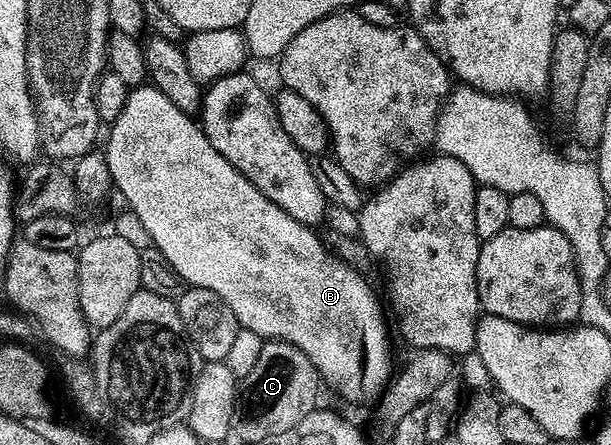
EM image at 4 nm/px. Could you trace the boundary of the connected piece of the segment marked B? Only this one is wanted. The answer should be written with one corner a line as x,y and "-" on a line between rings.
142,85
134,87
126,97
126,104
123,105
122,112
119,117
108,128
109,140
103,144
103,150
107,165
110,167
110,177
112,186
118,191
121,190
125,194
128,210
138,215
143,223
143,228
147,229
152,239
152,246
157,247
163,253
163,257
167,257
169,264
181,274
182,280
186,284
194,287
206,287
215,293
219,293
219,297
223,297
223,301
231,309
231,313
235,313
238,324
244,330
251,333
259,333
262,339
272,341
281,339
284,343
295,345
303,353
307,353
307,357
315,365
318,376
322,380
325,379
333,387
338,387
343,394
349,399
373,399
386,390
389,379
389,335
385,332
385,315
381,312
381,307
377,304
377,299
373,296
371,288
365,284
365,279
357,271
352,271
348,267
344,258
338,257
334,252
325,246
322,236
316,235
318,232
312,227
308,227
305,223
295,221
295,217
291,217
283,209
279,209
279,205
275,205
267,197
263,197
263,193
259,193
259,189
255,189
255,185
251,185
251,181
247,181
247,177
243,177
227,162
218,151
213,148
211,141
205,136
201,130
201,124
192,115
185,115
183,109
175,109
175,105
171,105
171,101
158,87
152,85

